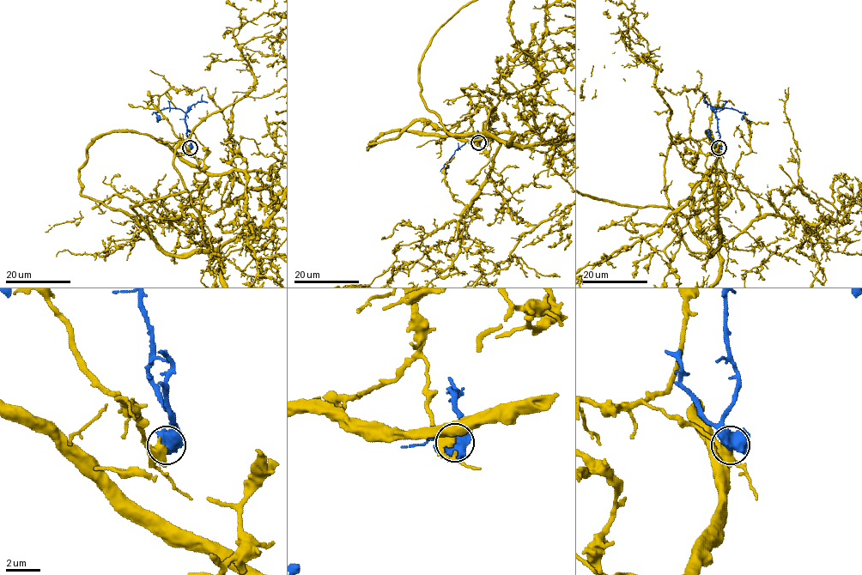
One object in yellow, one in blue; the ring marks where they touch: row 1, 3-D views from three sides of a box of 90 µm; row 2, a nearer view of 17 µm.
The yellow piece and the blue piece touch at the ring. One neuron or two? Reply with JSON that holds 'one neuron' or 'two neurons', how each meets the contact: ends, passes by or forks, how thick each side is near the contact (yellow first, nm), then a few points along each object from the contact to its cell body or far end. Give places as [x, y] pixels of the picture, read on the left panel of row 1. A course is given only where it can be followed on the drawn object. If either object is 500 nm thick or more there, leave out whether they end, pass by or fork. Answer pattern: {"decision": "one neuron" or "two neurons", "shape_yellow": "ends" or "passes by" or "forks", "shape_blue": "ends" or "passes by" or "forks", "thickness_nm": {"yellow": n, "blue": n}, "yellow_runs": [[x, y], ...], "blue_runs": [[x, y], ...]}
{"decision": "two neurons", "thickness_nm": {"yellow": 440, "blue": 700}, "yellow_runs": [[190, 148], [181, 139], [173, 167], [204, 239], [167, 254], [130, 206]], "blue_runs": [[190, 148], [185, 113], [179, 109], [161, 109], [155, 112], [157, 121]]}

